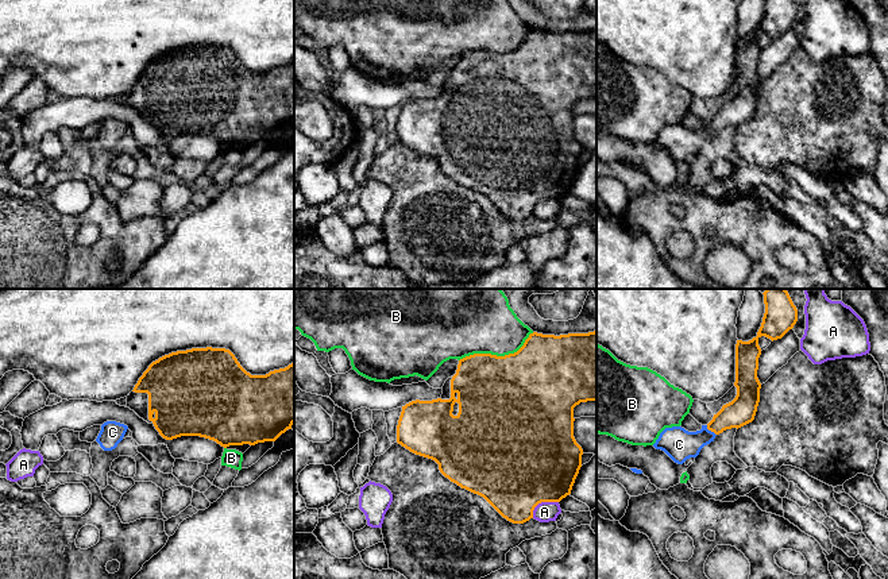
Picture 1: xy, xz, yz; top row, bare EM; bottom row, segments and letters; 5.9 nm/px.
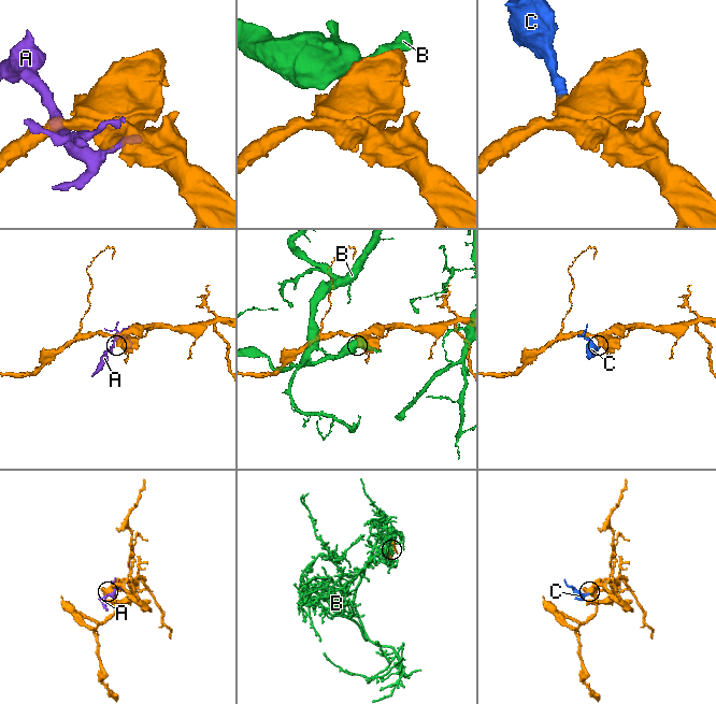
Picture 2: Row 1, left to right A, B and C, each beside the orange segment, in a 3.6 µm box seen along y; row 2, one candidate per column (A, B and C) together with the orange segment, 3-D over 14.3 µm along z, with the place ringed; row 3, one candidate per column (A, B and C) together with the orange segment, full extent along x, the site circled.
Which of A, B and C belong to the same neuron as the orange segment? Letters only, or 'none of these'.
C

